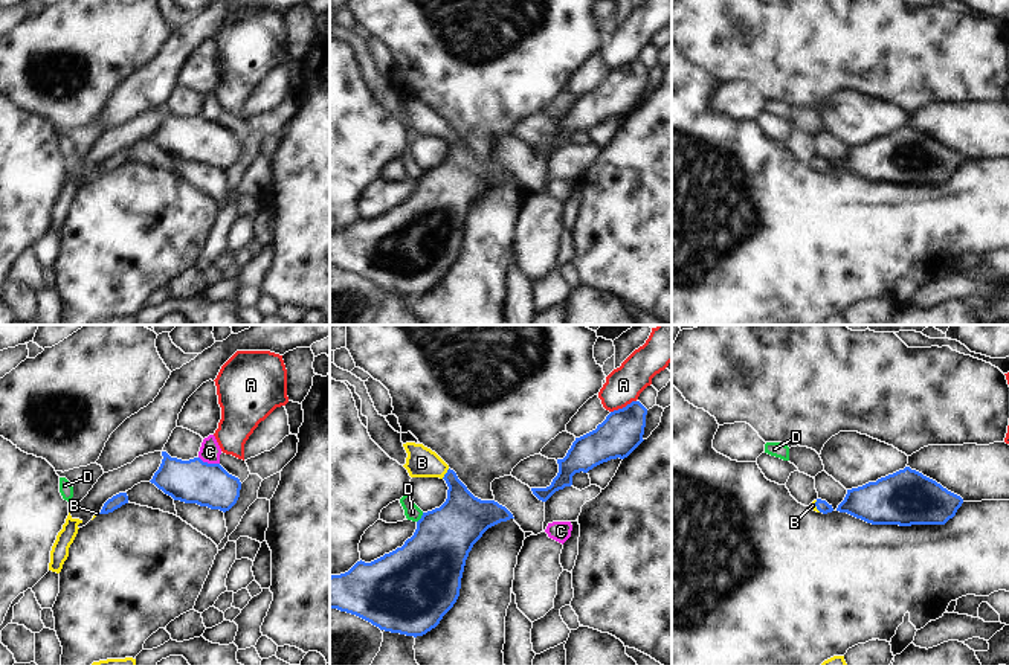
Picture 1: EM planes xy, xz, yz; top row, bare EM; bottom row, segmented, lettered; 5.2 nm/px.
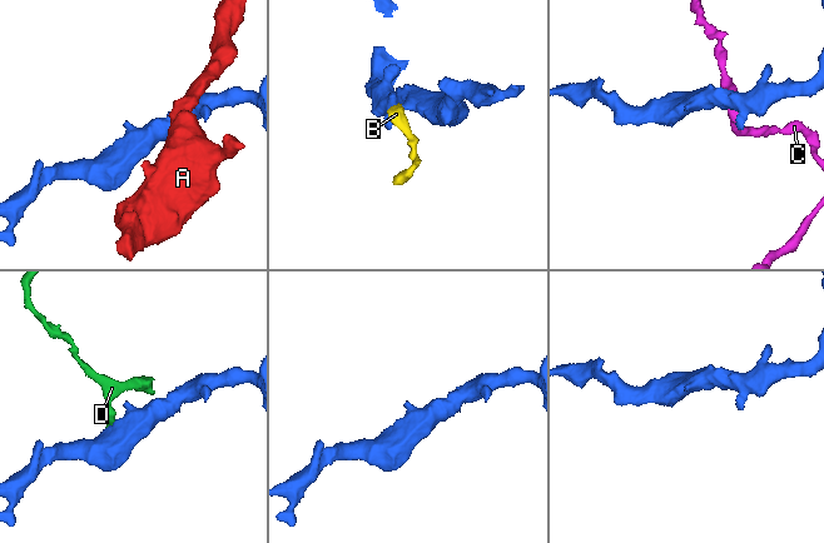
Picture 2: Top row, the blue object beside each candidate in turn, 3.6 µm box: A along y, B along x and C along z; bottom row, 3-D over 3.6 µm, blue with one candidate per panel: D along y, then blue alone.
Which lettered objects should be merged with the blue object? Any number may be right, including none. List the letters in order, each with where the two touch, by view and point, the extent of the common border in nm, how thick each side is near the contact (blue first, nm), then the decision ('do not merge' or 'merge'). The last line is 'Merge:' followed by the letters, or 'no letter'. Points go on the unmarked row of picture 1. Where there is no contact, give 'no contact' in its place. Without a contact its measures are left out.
A: xz (623, 66) | 150 nm | 220/190 nm | do not merge
B: xz (446, 131) | 70 nm | 260/160 nm | merge
C: xy (209, 122) | 120 nm | 220/110 nm | do not merge
D: xz (422, 176) | 70 nm | 340/80 nm | do not merge
Merge: B

